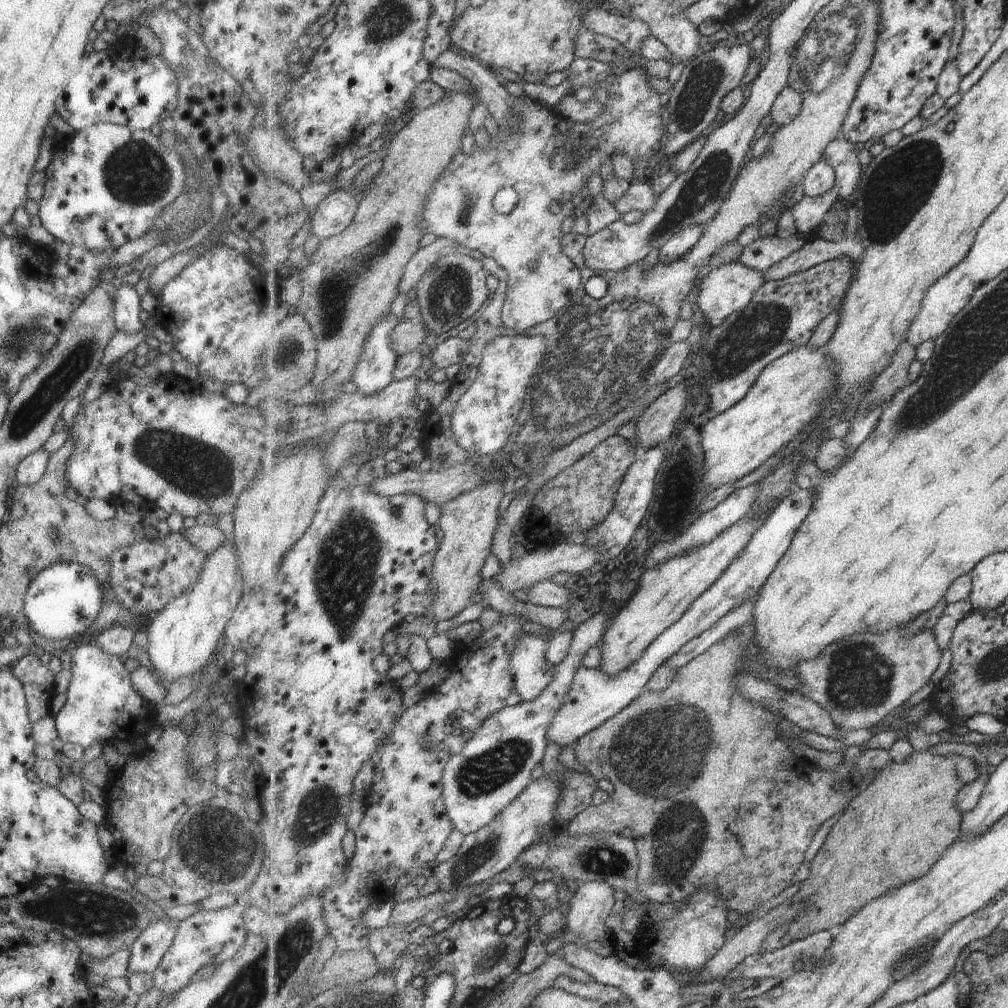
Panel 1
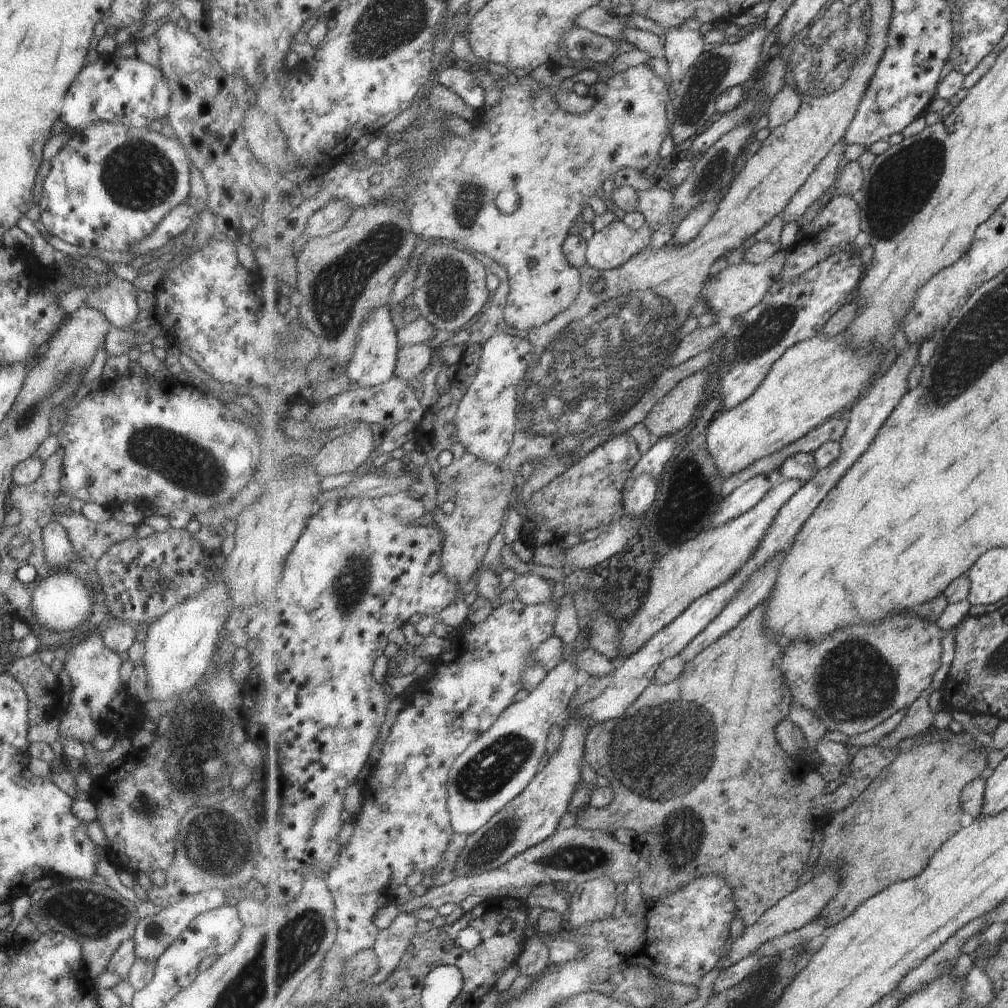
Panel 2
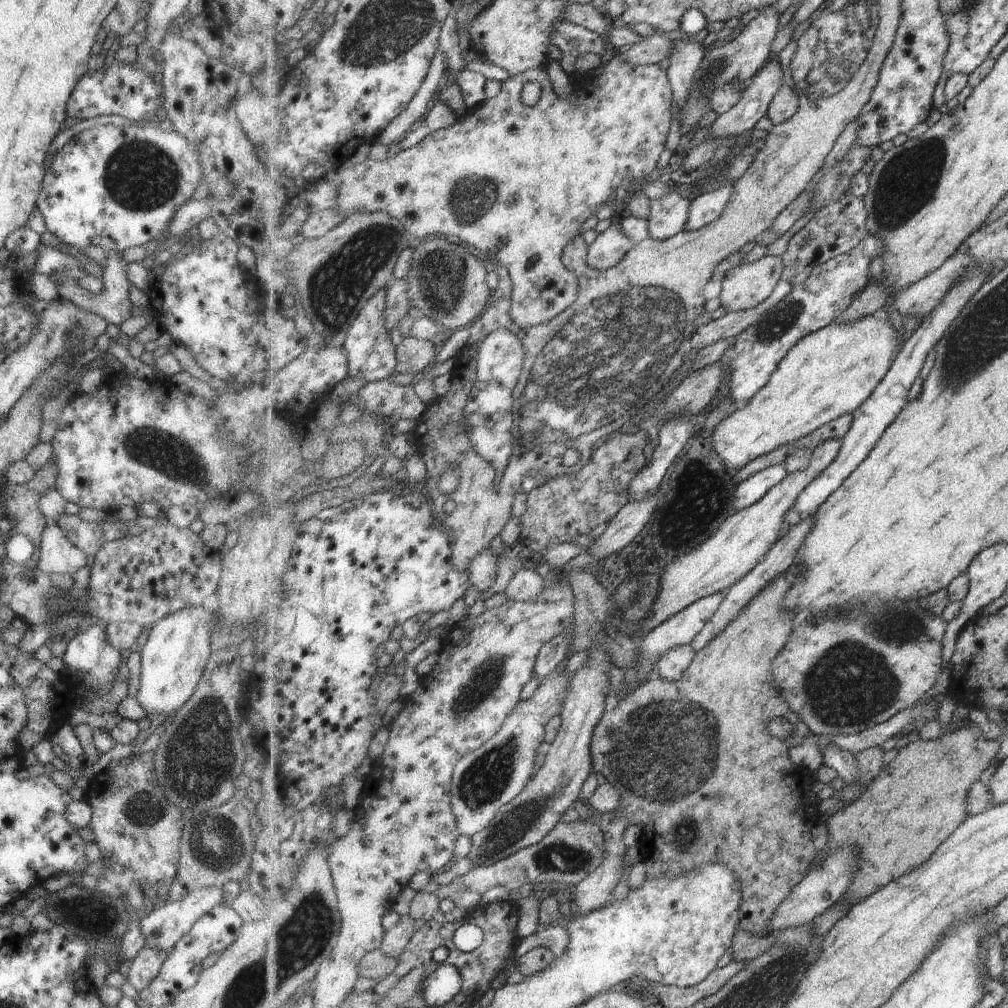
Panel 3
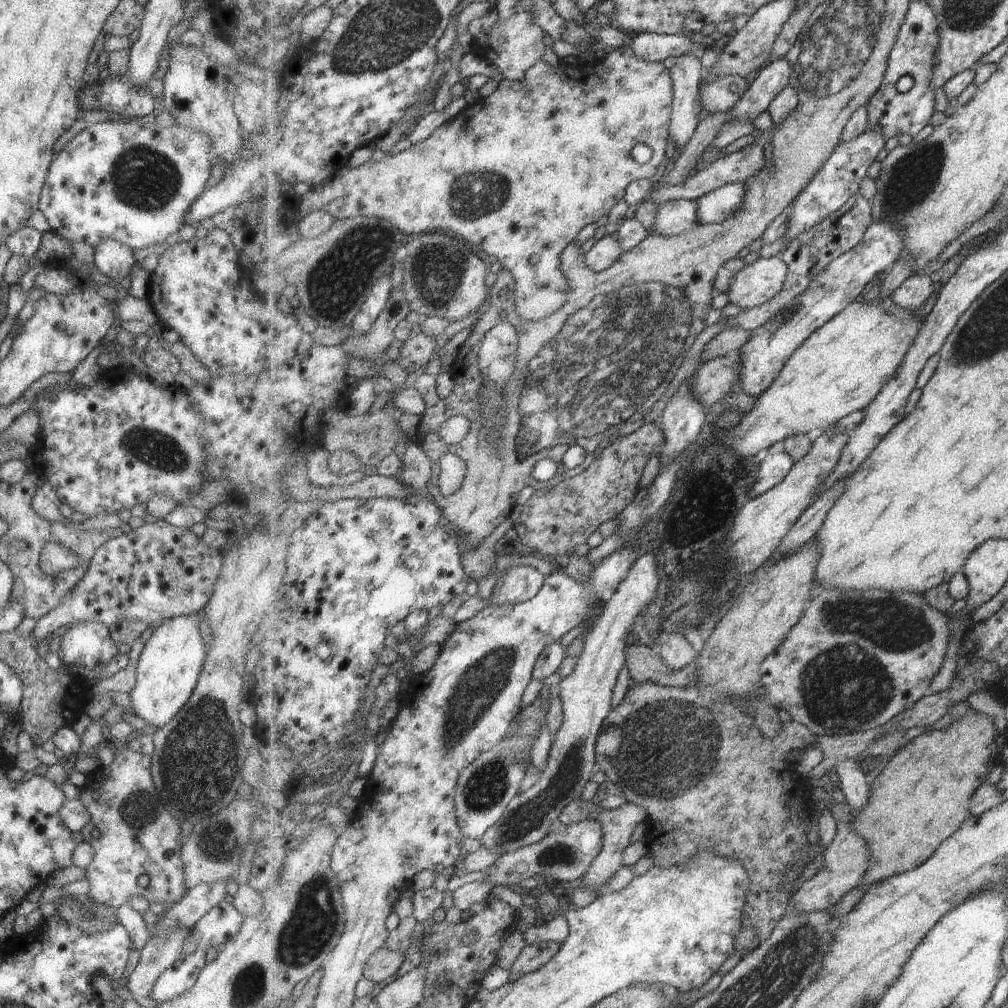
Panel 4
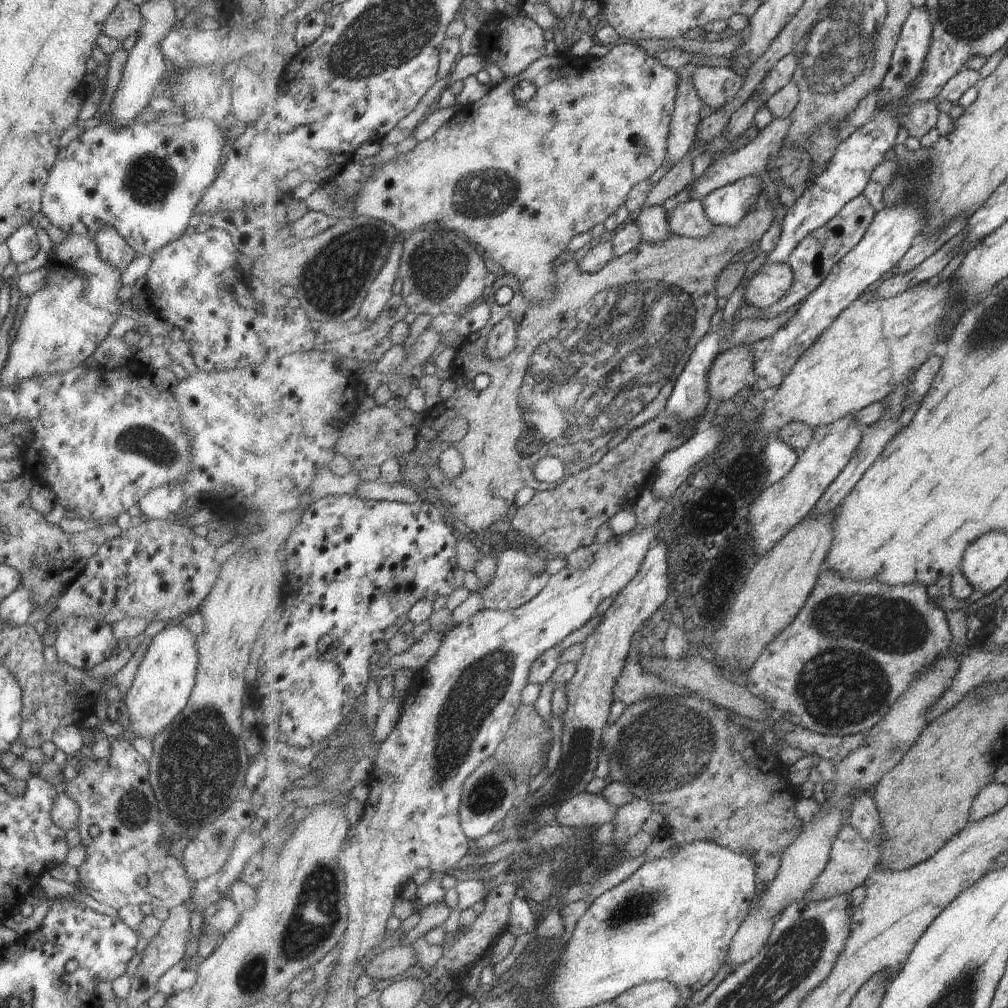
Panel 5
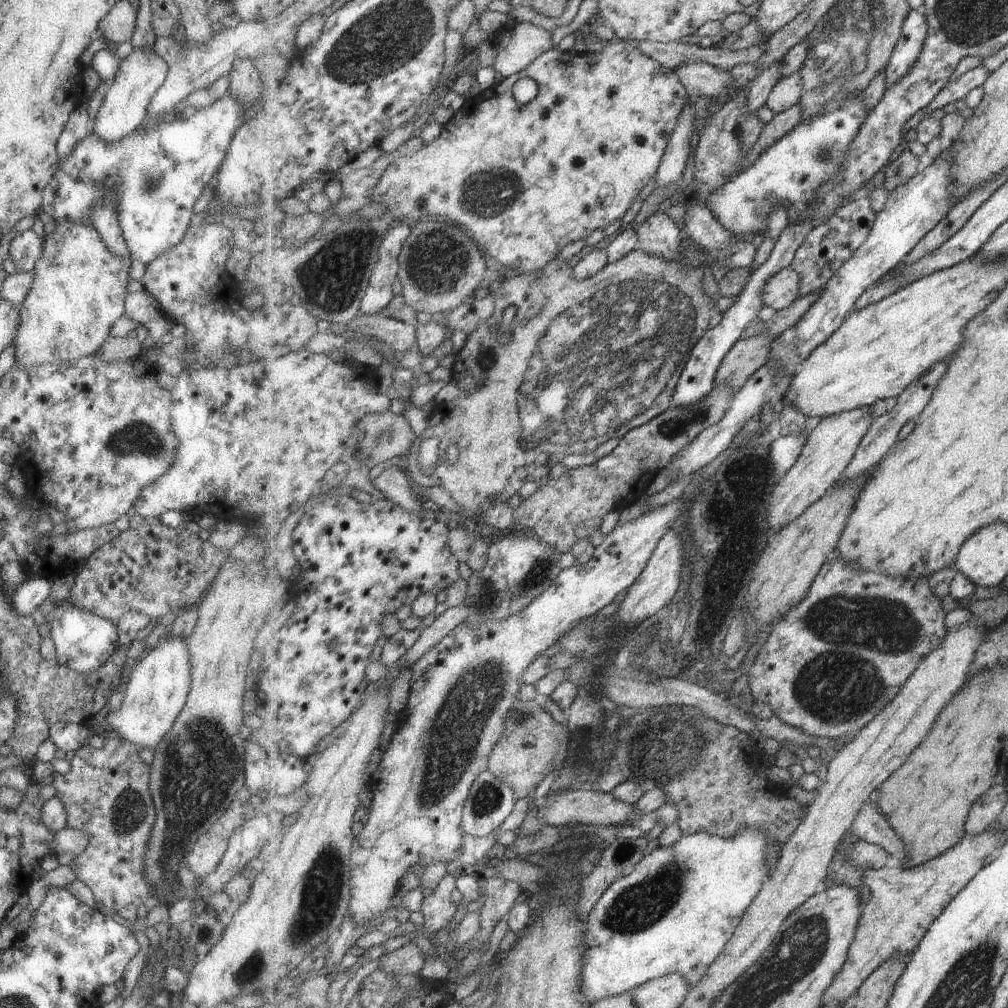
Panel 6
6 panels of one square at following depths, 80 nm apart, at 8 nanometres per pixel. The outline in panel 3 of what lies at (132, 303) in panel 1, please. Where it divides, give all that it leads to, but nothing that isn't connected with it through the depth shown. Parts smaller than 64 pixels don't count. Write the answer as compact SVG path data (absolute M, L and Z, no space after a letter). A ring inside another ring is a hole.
M108 251L105 253L106 264L102 268L102 274L99 278L102 281L102 290L97 293L90 293L86 289L80 288L76 281L72 278L65 278L63 274L50 275L50 278L57 284L58 296L66 301L71 301L74 305L79 308L85 309L86 311L92 312L97 316L106 320L107 324L121 324L123 320L127 320L130 315L132 303L127 297L127 288L129 288L129 281L125 276L126 264L121 260L120 251Z

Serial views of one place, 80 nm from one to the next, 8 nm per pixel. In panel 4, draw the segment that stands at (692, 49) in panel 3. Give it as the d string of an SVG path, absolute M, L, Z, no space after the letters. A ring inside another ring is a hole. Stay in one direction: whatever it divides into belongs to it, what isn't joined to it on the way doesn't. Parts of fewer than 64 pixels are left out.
M689 53L677 57L675 66L670 69L674 90L671 140L675 147L689 143L700 123L702 68L700 58Z

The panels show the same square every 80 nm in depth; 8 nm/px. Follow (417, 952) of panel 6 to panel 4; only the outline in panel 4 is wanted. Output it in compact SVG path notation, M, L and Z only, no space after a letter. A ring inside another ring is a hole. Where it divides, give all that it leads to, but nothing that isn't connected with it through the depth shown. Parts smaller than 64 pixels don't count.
M387 947L380 948L369 958L369 962L365 965L364 976L368 982L382 983L397 973L406 961L407 953L392 951Z

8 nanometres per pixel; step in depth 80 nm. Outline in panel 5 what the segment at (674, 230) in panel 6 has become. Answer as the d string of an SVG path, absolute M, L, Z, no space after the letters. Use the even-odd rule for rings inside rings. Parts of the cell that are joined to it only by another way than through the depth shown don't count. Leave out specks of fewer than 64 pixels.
M662 205L642 206L633 217L642 232L642 240L648 243L667 243L673 238L668 214Z

